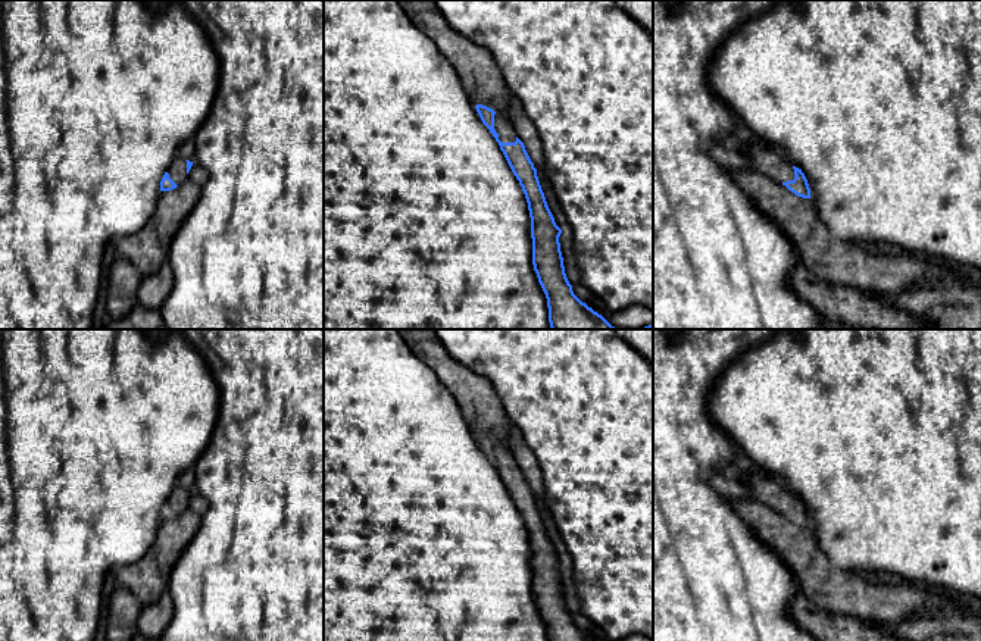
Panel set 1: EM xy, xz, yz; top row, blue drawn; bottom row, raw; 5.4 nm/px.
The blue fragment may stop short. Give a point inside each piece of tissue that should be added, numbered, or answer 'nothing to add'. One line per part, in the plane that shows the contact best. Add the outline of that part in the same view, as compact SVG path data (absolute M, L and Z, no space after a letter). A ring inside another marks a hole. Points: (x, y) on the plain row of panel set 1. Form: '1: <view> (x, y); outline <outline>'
1: xz (503, 456); outline M504 443L494 444L494 459L499 463L499 469L502 472L516 470L516 460Z

